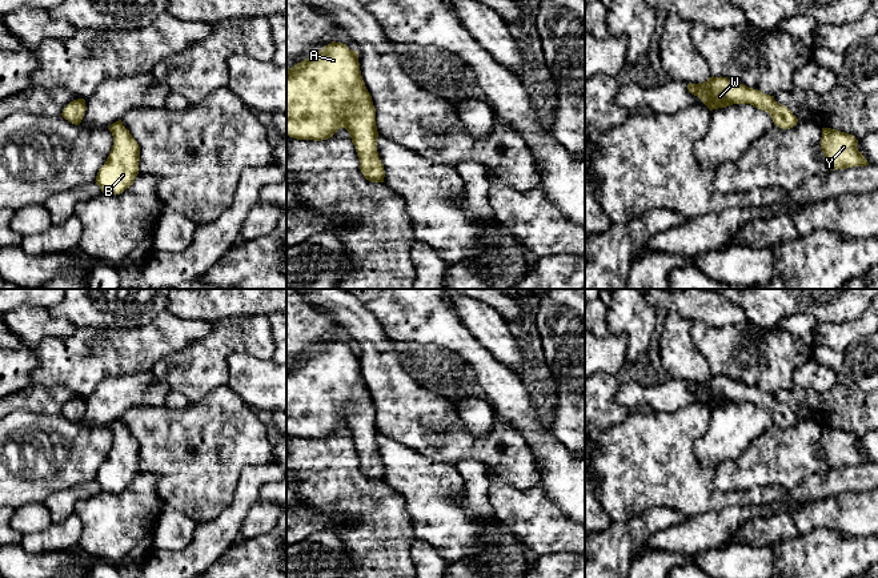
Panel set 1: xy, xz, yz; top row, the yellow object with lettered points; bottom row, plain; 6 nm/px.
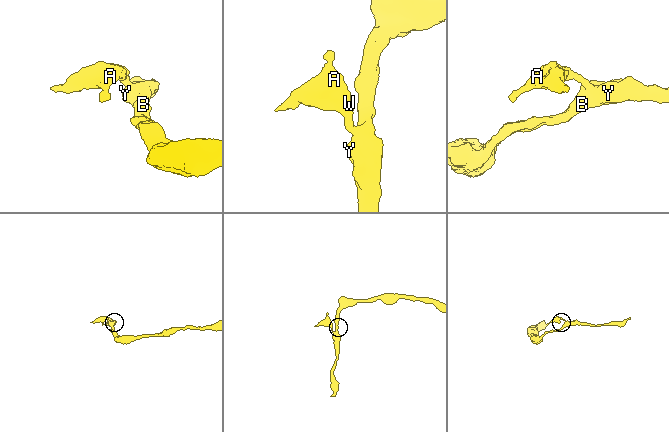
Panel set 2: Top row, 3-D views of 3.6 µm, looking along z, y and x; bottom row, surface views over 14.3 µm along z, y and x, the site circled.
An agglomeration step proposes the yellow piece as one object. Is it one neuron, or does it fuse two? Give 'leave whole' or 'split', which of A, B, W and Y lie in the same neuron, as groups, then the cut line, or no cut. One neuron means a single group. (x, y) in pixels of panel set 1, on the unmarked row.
leave whole | A B W Y | no cut

